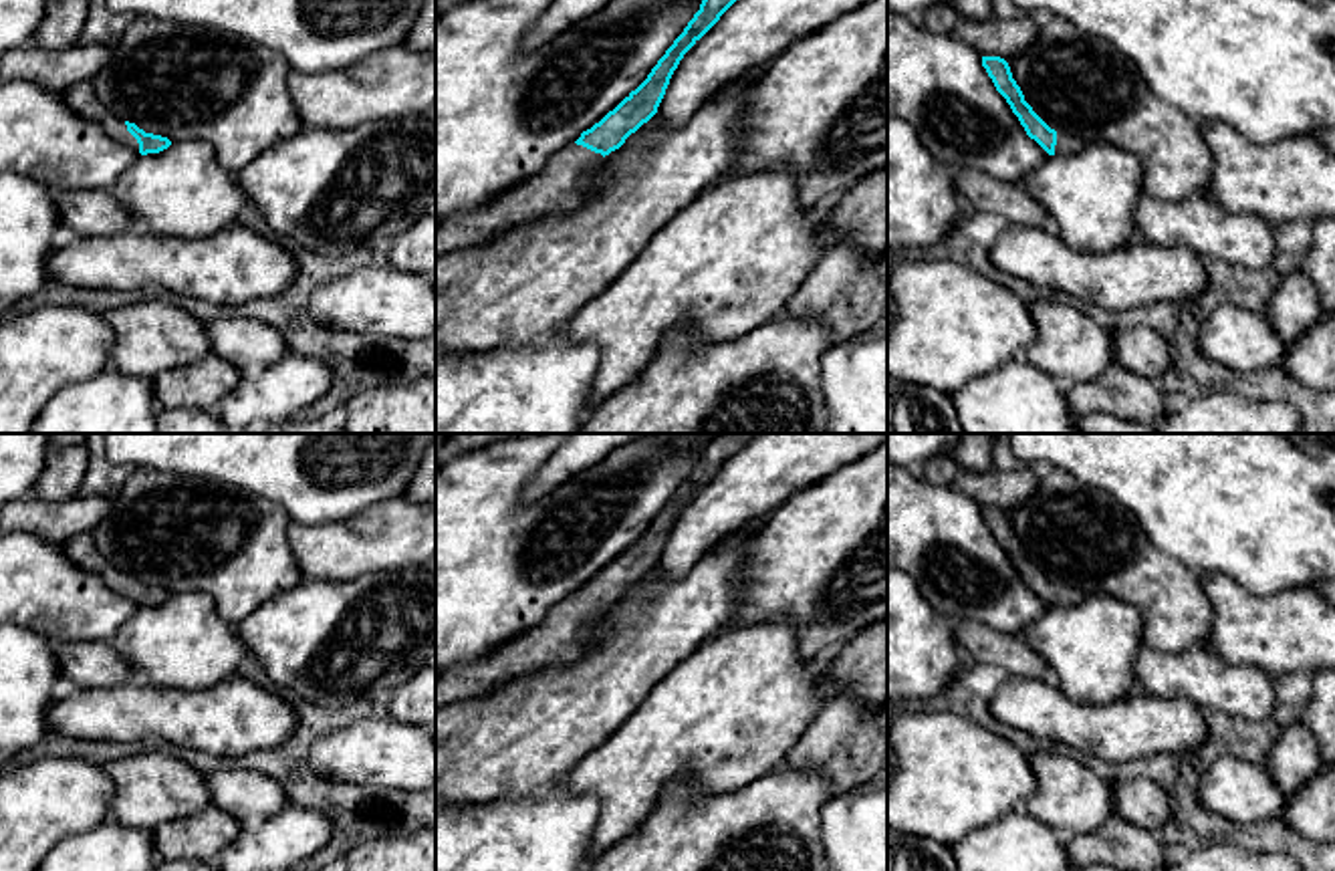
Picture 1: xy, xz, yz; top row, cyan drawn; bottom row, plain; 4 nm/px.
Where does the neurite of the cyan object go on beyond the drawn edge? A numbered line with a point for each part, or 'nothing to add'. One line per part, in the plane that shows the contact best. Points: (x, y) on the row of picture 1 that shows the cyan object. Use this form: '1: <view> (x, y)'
1: xy (81, 97)

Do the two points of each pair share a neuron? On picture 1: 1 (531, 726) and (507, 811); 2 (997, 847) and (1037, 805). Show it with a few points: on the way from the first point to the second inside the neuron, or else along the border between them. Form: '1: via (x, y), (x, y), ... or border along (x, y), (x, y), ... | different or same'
1: border along (555, 779), (531, 793), (464, 807) | different
2: border along (1021, 807), (1061, 835) | different

